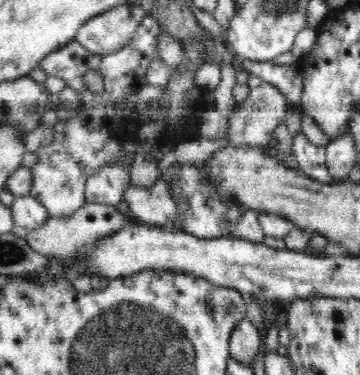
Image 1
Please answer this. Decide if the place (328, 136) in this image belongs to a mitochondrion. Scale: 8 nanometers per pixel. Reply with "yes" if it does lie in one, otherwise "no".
no

